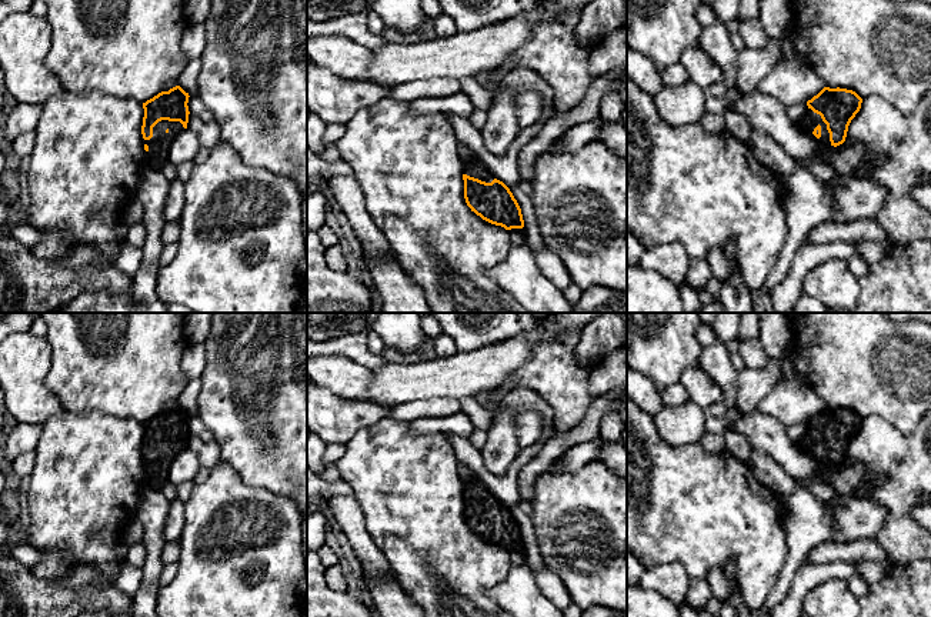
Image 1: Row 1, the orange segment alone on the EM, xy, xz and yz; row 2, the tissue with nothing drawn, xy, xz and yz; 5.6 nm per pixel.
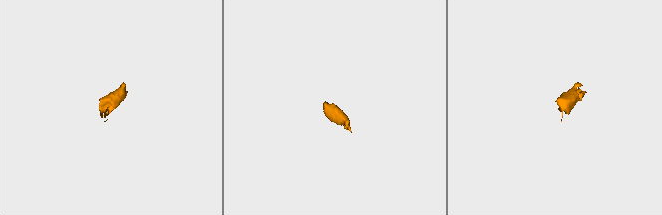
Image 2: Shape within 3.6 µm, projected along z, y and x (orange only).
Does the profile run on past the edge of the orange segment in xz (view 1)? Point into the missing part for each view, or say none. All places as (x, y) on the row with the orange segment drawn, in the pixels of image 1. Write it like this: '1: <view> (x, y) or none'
1: xz (474, 169)

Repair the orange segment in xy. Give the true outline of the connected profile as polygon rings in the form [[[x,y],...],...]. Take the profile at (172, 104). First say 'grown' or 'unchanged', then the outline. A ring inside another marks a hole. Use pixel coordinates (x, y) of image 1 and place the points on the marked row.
grown; [[[180,86],[161,91],[143,103],[144,164],[161,169],[168,161],[168,150],[176,136],[187,129],[188,93]]]

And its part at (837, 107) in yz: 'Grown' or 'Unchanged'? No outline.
Grown

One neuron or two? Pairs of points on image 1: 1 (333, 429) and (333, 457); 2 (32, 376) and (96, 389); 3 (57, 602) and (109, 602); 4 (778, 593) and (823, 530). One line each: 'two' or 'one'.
1: two
2: two
3: one
4: one

